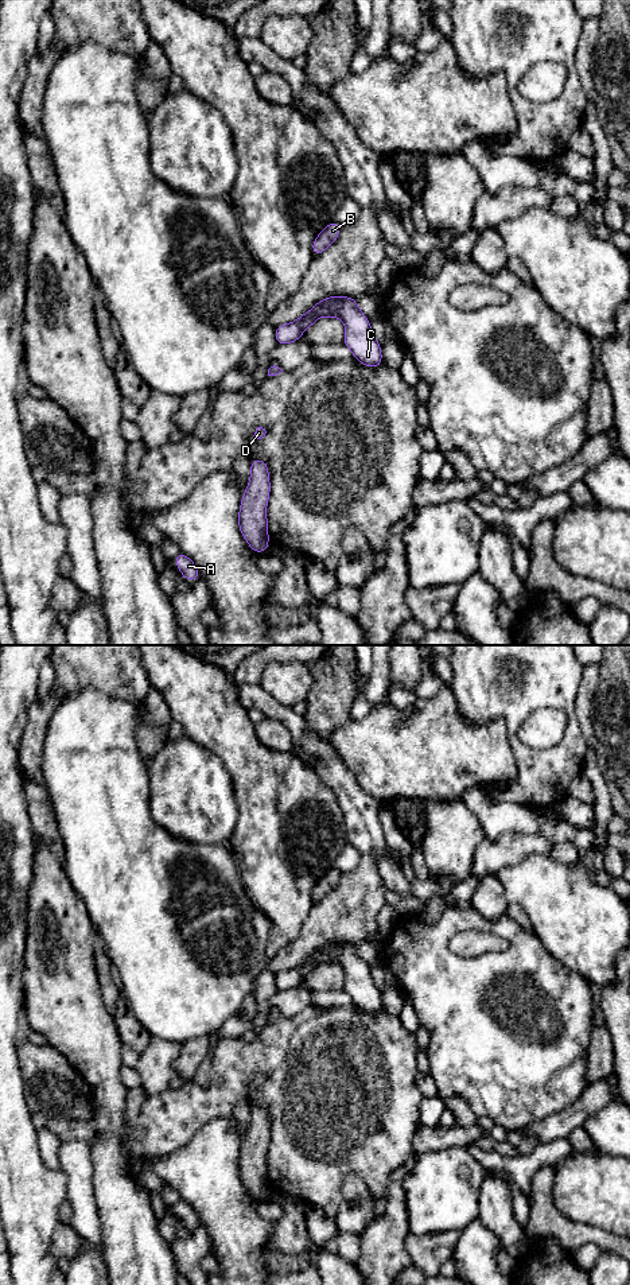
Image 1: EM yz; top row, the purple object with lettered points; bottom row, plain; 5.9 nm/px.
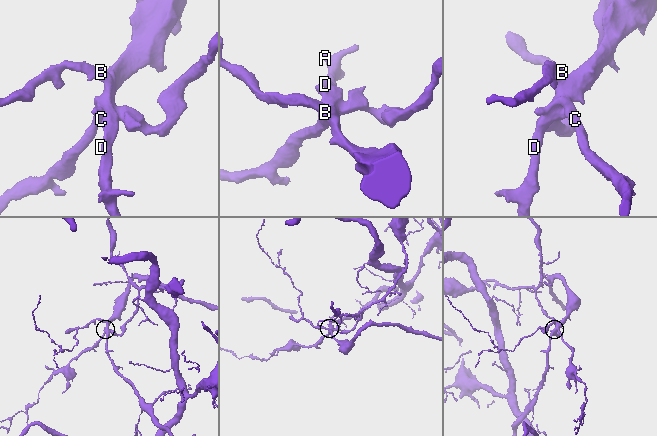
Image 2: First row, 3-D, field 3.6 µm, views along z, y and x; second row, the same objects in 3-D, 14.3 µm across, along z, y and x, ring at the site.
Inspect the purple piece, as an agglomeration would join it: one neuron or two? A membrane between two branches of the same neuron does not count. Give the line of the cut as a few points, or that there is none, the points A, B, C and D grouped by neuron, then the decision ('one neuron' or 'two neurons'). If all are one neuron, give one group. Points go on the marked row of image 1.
cut yz (345, 297), (338, 299), (330, 309), (315, 307); groups A B D / C; two neurons

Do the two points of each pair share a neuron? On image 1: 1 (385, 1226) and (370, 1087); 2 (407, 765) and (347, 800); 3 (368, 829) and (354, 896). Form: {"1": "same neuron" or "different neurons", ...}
{"1": "different neurons", "2": "different neurons", "3": "different neurons"}

